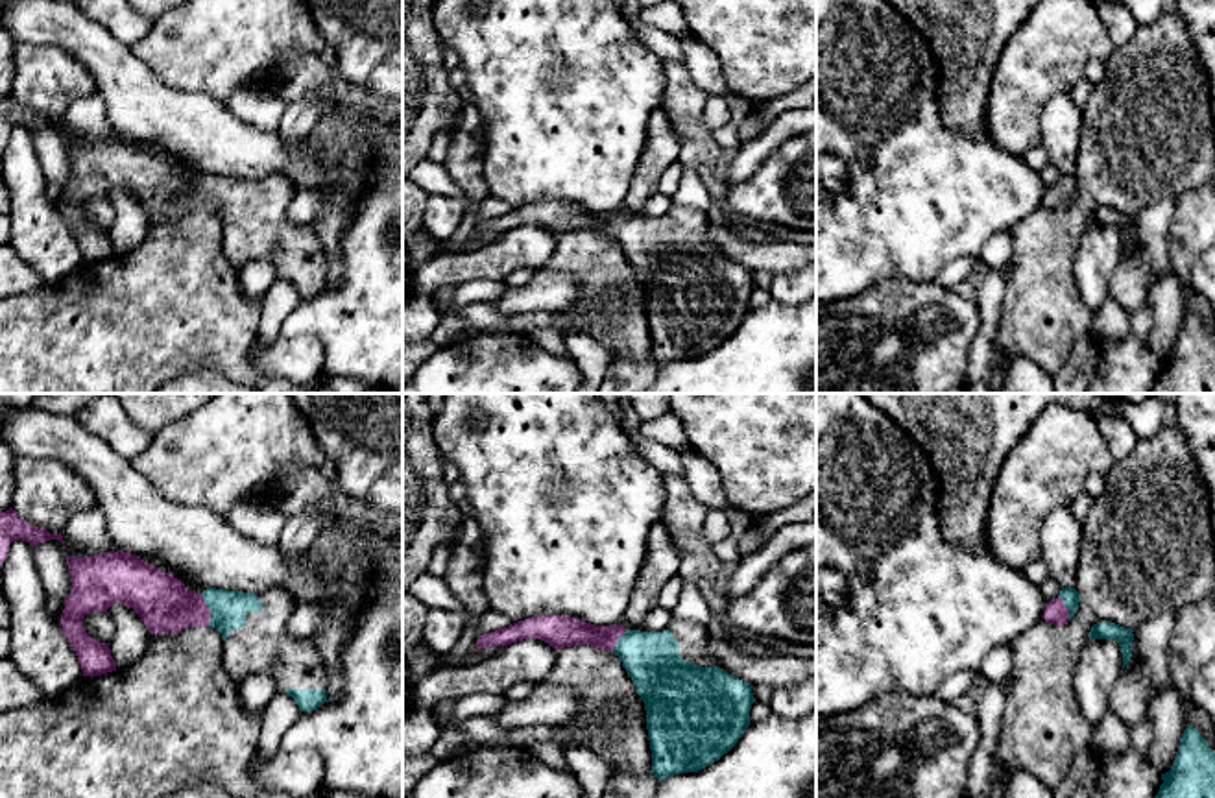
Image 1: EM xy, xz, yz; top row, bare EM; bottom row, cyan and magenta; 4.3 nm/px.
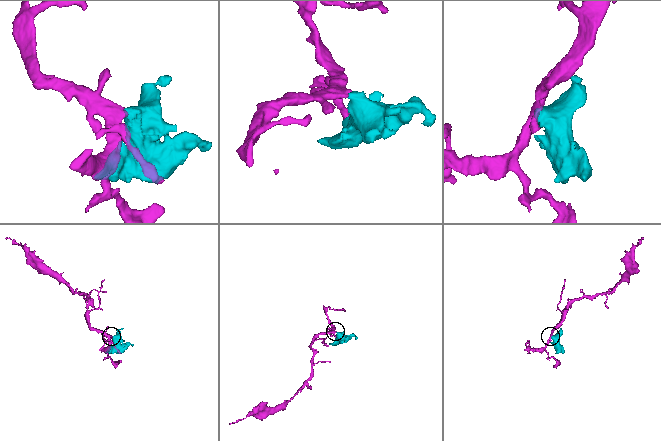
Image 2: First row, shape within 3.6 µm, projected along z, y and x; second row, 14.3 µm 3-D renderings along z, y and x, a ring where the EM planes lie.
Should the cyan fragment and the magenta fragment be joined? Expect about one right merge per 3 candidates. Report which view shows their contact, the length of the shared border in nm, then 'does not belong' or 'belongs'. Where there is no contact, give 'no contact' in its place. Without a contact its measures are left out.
xy | 130 nm | belongs

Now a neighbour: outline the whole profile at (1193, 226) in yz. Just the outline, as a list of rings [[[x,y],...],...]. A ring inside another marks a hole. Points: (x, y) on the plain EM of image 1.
[[[1215,172],[1198,188],[1182,192],[1176,198],[1176,211],[1171,225],[1171,270],[1182,281],[1187,310],[1200,321],[1215,323],[1211,305],[1191,284],[1191,272],[1198,257],[1215,244]]]

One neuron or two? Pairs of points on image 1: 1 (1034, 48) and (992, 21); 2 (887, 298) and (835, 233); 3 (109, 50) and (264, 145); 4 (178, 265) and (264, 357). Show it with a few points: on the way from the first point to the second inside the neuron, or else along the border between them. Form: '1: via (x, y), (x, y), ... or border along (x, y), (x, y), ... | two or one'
1: border along (1025, 19), (1007, 41), (992, 72) | two
2: border along (918, 281), (881, 279), (857, 294), (835, 302) | two
3: via (144, 91), (174, 120), (189, 124), (224, 145) | one
4: border along (257, 340), (252, 348), (252, 366), (261, 374) | two

